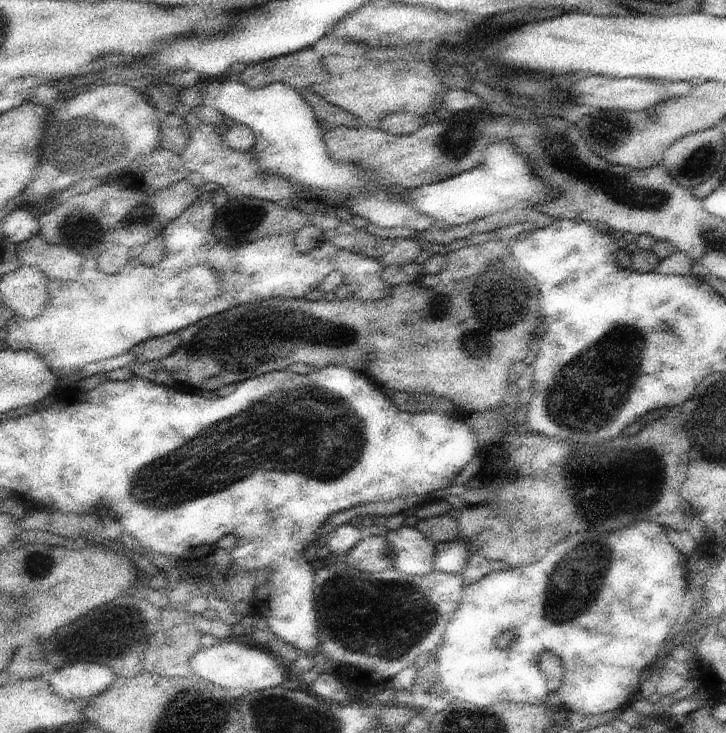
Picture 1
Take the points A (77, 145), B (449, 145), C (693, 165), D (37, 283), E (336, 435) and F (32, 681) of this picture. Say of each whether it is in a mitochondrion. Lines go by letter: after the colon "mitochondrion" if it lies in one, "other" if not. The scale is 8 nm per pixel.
A: mitochondrion
B: other
C: mitochondrion
D: other
E: mitochondrion
F: other

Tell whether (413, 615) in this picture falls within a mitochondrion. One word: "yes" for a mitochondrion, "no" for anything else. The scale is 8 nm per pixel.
yes

